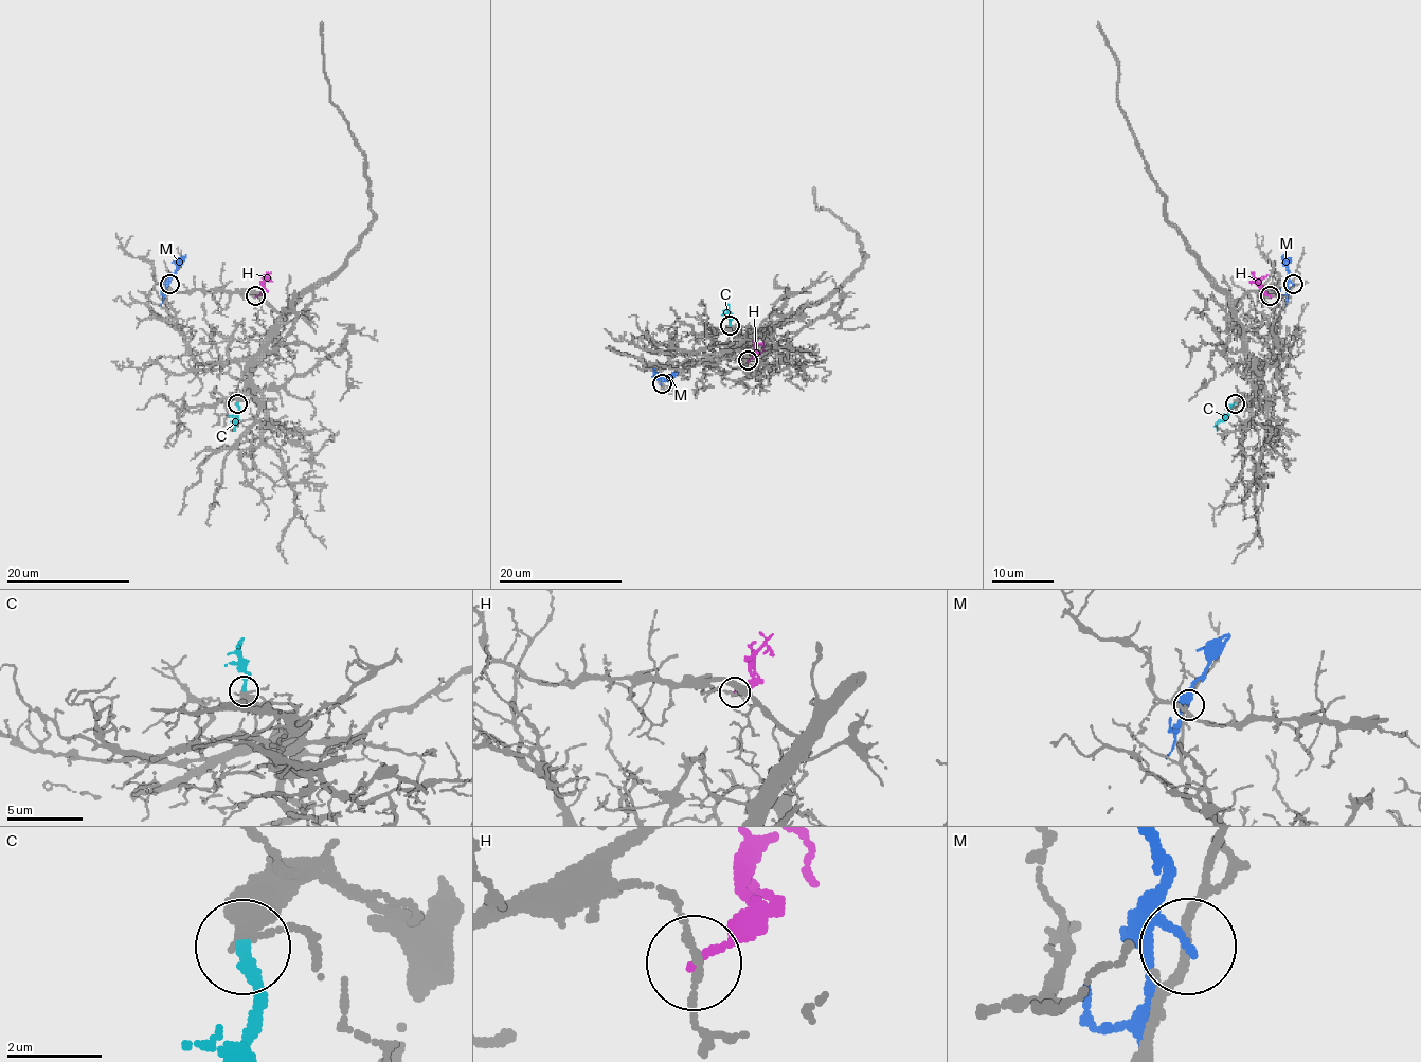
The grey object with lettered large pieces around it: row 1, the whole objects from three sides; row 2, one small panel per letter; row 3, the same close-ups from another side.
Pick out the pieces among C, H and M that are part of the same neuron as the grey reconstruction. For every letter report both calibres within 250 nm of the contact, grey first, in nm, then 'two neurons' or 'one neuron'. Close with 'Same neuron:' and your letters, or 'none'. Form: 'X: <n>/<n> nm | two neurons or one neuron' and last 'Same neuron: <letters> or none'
C: 320/240 nm | one neuron
H: 140/150 nm | two neurons
M: 170/200 nm | two neurons
Same neuron: C

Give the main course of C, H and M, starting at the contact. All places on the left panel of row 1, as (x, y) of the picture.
C: (236, 402), (238, 419), (233, 431)
H: (255, 296), (263, 290), (263, 283), (272, 281)
M: (168, 284), (176, 264), (185, 254)

